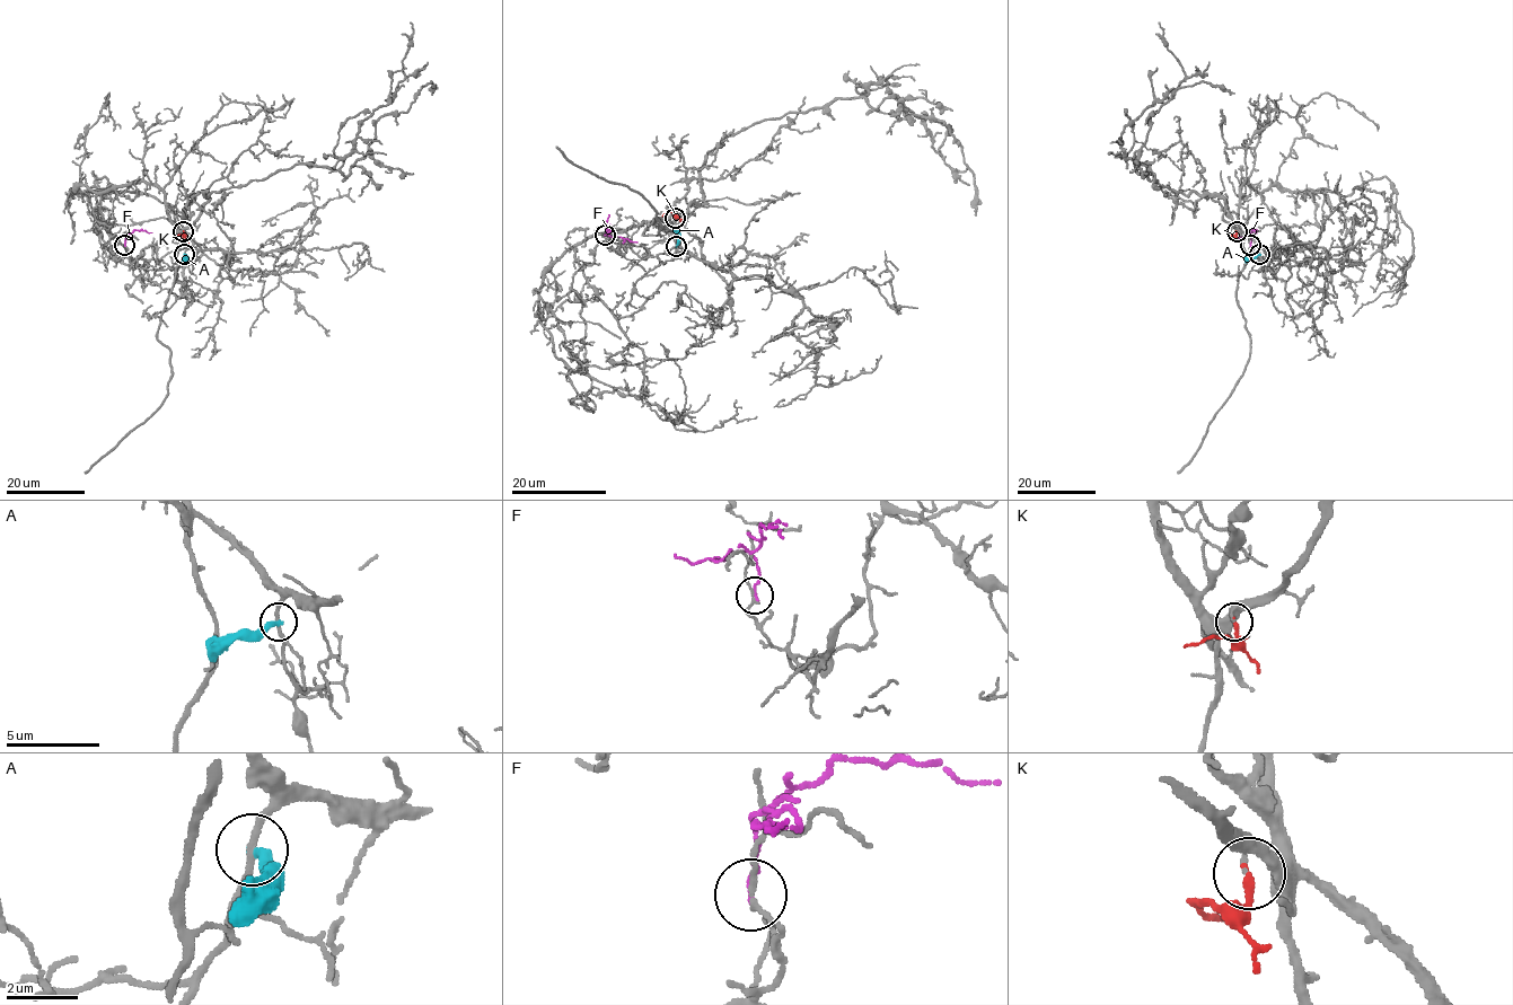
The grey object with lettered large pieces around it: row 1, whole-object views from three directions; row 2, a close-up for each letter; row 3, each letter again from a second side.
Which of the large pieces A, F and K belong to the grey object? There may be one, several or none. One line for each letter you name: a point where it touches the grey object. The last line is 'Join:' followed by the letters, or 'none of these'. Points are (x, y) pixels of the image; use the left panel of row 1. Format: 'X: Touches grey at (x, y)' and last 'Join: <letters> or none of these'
K: Touches grey at (183, 231)
Join: K

